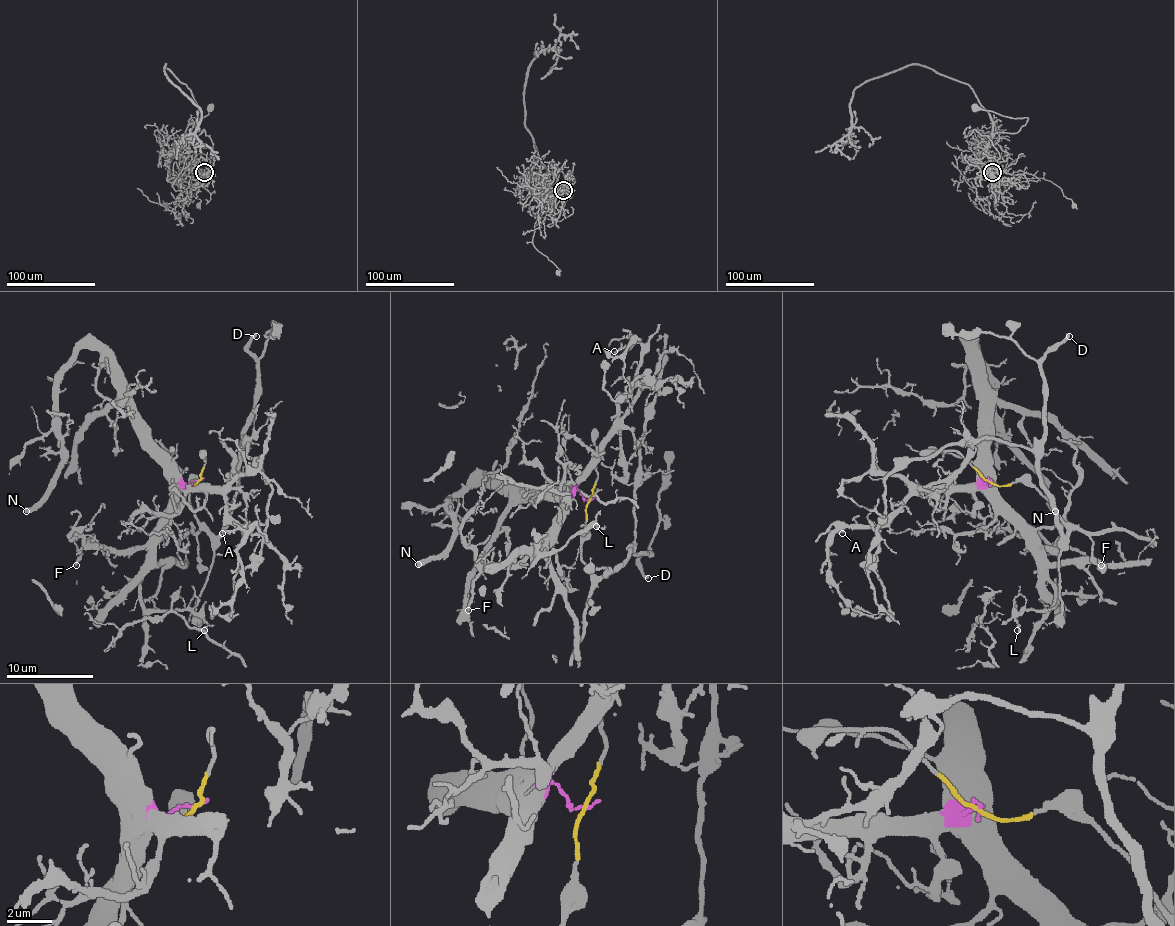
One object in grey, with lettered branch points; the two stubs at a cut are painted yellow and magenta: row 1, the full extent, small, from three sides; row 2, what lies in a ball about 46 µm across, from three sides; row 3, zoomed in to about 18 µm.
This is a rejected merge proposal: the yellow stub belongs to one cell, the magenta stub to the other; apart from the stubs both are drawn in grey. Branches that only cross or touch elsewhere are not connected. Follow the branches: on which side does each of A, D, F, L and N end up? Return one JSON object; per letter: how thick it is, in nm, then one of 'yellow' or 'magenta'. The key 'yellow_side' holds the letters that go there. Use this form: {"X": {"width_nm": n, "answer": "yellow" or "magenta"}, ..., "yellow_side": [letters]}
{"A": {"width_nm": 120, "answer": "magenta"}, "D": {"width_nm": 300, "answer": "yellow"}, "F": {"width_nm": 180, "answer": "magenta"}, "L": {"width_nm": 110, "answer": "magenta"}, "N": {"width_nm": 550, "answer": "magenta"}, "yellow_side": ["D"]}

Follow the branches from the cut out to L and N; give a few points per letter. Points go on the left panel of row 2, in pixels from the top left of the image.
L: (198, 481), (185, 483), (178, 507), (156, 540), (141, 603), (148, 609), (193, 609), (206, 624), (204, 631)
N: (198, 481), (182, 481), (143, 427), (126, 379), (98, 350), (80, 348), (58, 383), (61, 470), (26, 511)

